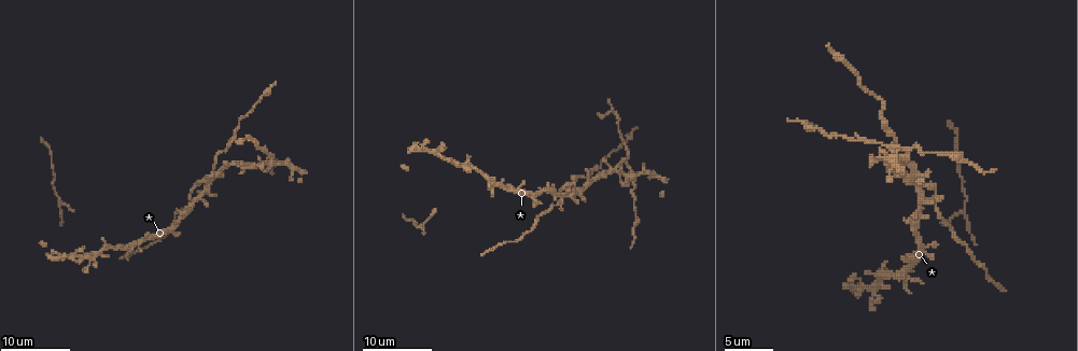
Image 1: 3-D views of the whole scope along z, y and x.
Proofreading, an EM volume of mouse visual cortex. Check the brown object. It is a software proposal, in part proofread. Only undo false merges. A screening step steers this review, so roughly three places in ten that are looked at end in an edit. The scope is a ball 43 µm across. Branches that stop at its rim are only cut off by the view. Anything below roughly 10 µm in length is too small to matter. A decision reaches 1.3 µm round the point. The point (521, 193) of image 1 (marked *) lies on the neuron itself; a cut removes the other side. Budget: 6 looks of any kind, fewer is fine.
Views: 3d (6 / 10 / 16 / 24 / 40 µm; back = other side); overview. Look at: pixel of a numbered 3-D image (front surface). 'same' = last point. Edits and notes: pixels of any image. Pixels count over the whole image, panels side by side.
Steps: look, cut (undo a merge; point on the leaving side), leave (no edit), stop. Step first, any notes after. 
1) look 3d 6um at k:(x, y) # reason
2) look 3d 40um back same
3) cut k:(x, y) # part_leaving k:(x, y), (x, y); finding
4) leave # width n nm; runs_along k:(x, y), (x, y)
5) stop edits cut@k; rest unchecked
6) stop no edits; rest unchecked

look 3d 16um at 1:(879, 271) # branch point

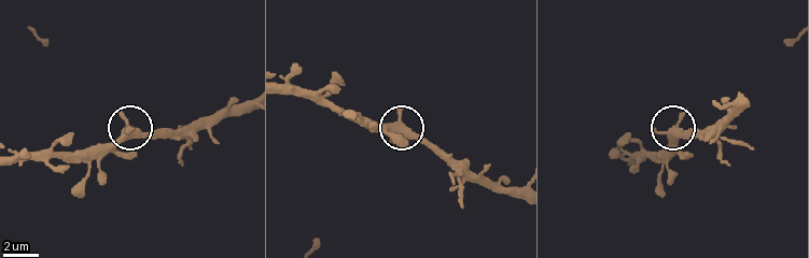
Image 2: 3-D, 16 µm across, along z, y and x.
look 3d 6um at 2:(675, 126)

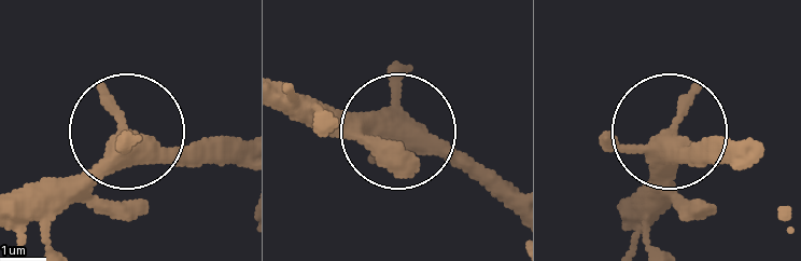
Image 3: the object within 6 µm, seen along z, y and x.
leave # width 360 nm; runs_along 3:(237, 146), (109, 146), (43, 211); one neuron here

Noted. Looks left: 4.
look 3d 16um at 1:(892, 135) # sudden change in width

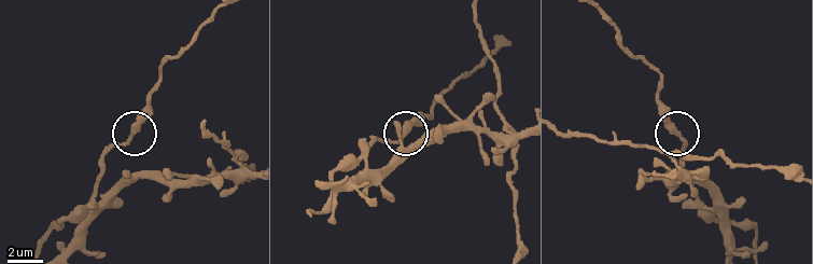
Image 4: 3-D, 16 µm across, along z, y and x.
look 3d 6um at 4:(403, 131)

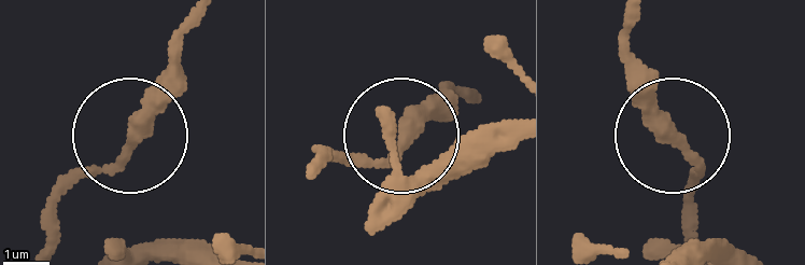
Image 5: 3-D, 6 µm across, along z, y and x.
leave # width 310 nm; runs_along 5:(320, 170), (373, 158), (451, 85); continuous, no second neuron

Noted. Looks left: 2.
look 3d 24um at 1:(915, 174) # four or more arms meet

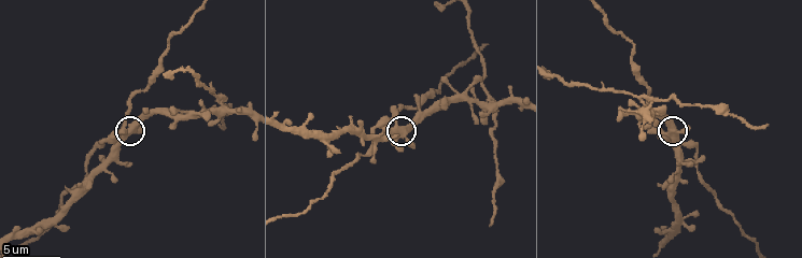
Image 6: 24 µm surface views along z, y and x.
look 3d 6um at 6:(670, 131) # zoom in

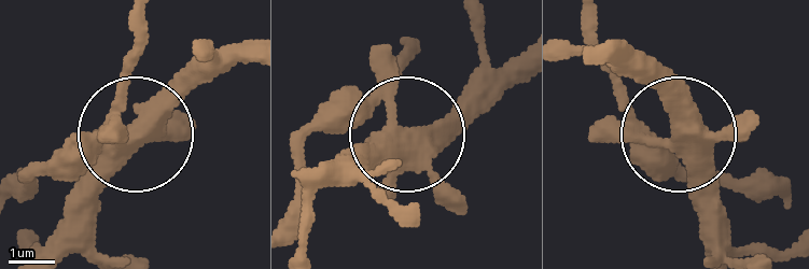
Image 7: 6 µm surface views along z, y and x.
leave # width 430 nm; one neuron here

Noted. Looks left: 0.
stop no edits; rest unchecked

